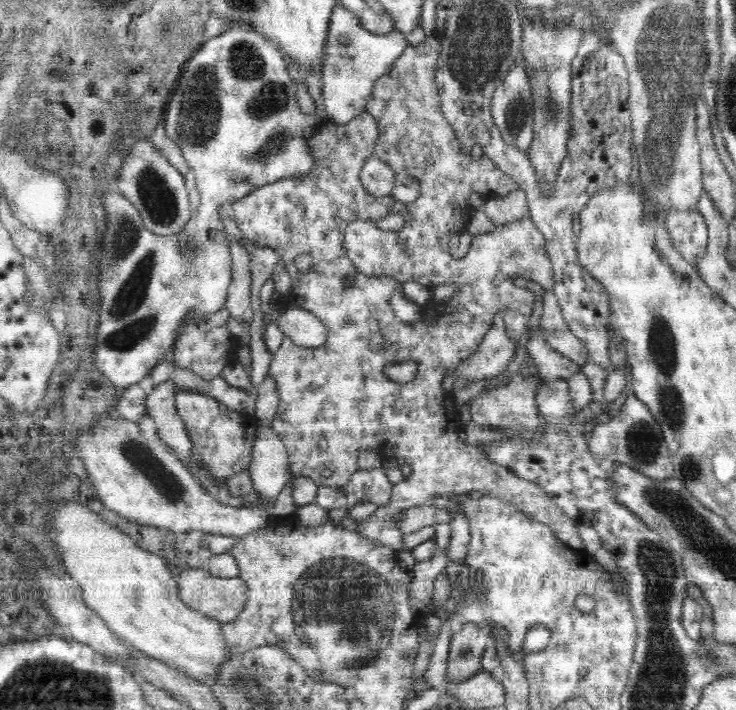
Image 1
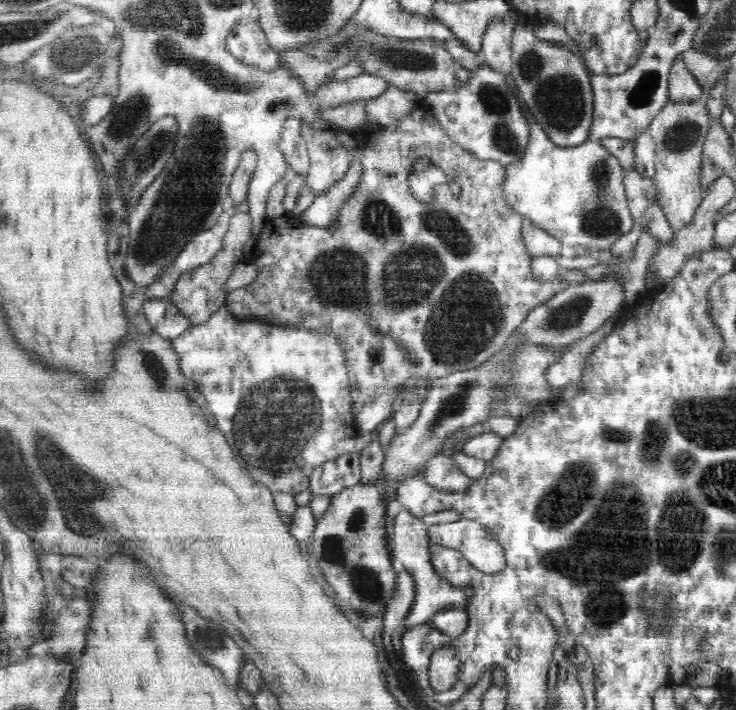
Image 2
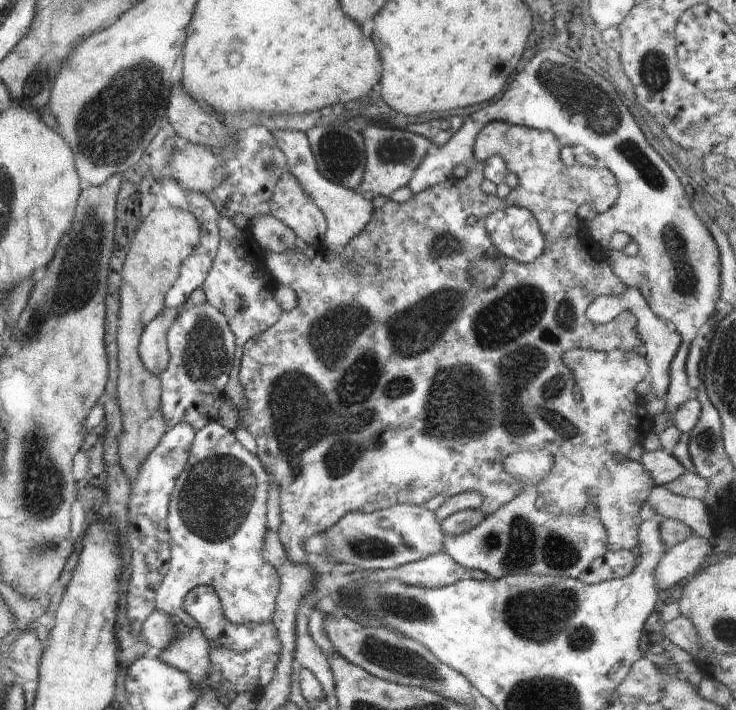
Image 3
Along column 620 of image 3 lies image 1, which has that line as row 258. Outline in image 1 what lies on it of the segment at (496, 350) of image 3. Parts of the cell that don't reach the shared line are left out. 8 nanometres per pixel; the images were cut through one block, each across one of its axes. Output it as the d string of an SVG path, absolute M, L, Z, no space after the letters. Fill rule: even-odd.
M437 36L426 37L423 43L416 46L406 46L392 68L376 80L364 113L346 124L326 122L322 134L312 136L314 170L308 176L294 176L274 184L266 184L249 196L236 200L229 207L233 219L248 243L278 250L280 260L285 263L285 268L291 276L292 296L288 296L288 300L292 300L296 308L312 312L329 329L327 340L322 346L296 346L290 338L284 336L282 346L272 354L269 374L270 379L276 383L280 404L271 425L275 434L284 442L290 459L290 480L277 496L274 513L278 517L296 514L299 506L296 506L291 493L292 479L308 477L318 485L346 486L350 476L359 470L359 454L372 449L376 454L386 452L388 456L400 456L413 468L408 478L393 484L390 502L386 506L380 506L369 517L357 522L357 533L372 542L379 542L395 551L404 550L398 528L398 520L403 511L425 505L434 497L449 498L450 495L468 495L472 490L480 490L484 497L493 496L508 501L524 516L549 526L555 537L564 544L582 549L583 542L576 527L577 522L554 504L550 495L544 492L538 483L522 479L520 475L505 467L495 465L485 458L477 446L472 446L464 440L460 441L460 437L453 433L456 424L452 424L452 420L456 420L457 402L452 392L444 391L444 380L455 378L459 363L478 350L482 339L487 335L489 328L492 328L495 314L504 310L496 294L496 286L500 282L508 282L510 277L523 276L526 280L537 282L544 290L552 290L554 273L545 249L544 235L532 223L526 211L512 217L508 223L493 231L474 236L470 250L462 258L455 259L449 250L442 250L444 244L438 244L428 250L424 248L430 246L430 232L436 232L436 222L444 222L444 228L440 224L440 230L465 230L472 212L468 204L472 192L478 192L488 199L511 196L515 190L519 190L518 183L500 171L486 153L478 160L474 160L471 154L468 155L462 143L456 139L454 129L444 118L435 79L440 49L440 39ZM373 155L388 164L395 174L414 179L420 187L419 197L409 203L400 203L391 195L377 197L368 193L360 181L360 174L366 160ZM390 214L402 216L408 220L408 224L412 222L414 234L406 236L406 240L416 240L420 236L418 246L420 260L424 260L422 278L426 278L426 288L434 290L441 284L458 287L458 294L454 294L450 301L439 303L431 298L426 304L420 305L420 320L416 324L404 324L390 306L392 292L399 282L391 276L374 278L362 274L350 261L344 248L344 235L350 222L377 221ZM299 254L308 255L312 259L309 269L303 273L298 271L293 263ZM348 276L355 278L352 287L345 287L342 283ZM404 362L418 364L416 378L406 384L388 379L384 374L384 368Z

